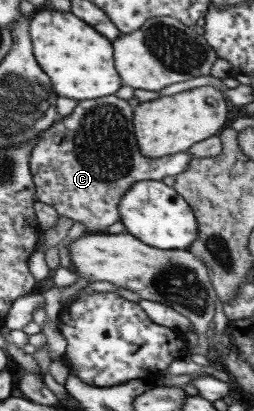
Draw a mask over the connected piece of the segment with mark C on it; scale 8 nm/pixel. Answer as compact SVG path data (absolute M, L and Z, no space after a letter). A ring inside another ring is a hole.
M114 95L78 101L70 114L40 132L28 160L35 199L53 207L59 216L82 223L85 231L102 233L119 220L117 205L132 184L182 173L191 158L187 150L156 159L140 155L130 131L132 111L124 99ZM124 127L128 129L126 135Z

